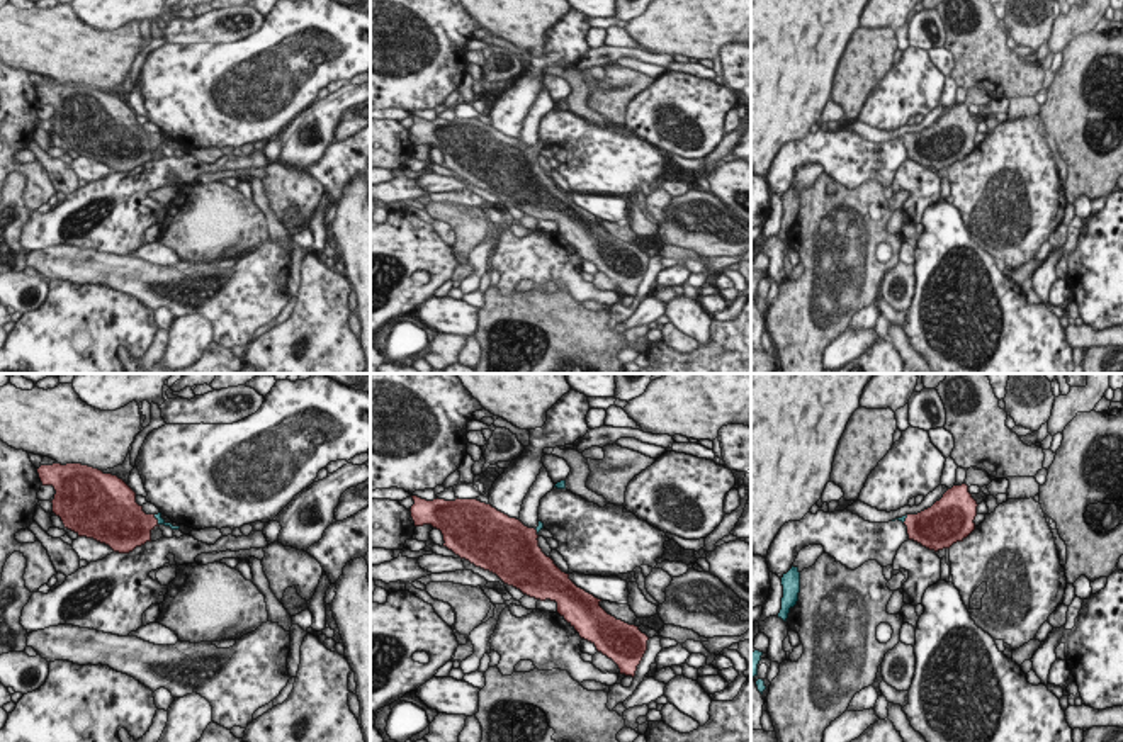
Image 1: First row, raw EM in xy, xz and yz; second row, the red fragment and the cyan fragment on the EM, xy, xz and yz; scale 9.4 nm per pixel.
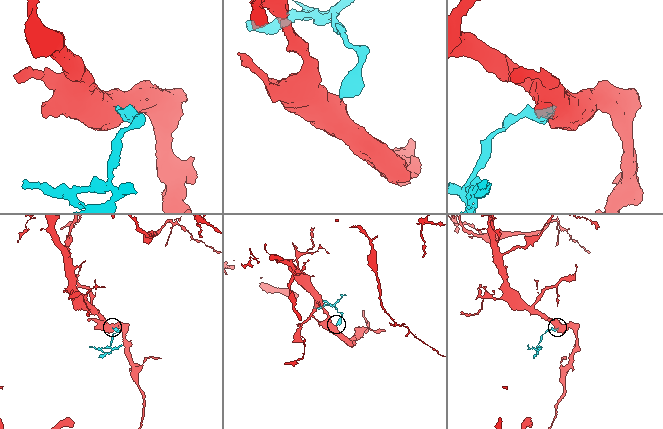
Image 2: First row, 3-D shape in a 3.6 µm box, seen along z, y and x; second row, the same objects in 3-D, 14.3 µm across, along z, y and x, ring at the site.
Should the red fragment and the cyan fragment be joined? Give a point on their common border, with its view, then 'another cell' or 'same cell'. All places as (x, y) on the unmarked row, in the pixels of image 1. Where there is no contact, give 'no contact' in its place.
xy (157, 140) | same cell

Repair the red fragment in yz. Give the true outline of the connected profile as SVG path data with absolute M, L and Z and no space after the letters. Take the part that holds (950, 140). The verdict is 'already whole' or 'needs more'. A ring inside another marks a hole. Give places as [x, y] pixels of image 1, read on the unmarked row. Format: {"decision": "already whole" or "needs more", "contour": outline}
{"decision": "needs more", "contour": "M970 87L962 105L948 109L931 127L895 138L907 146L909 160L929 170L950 168L963 161L975 149L977 121L968 112L970 105L989 105L992 100L984 90Z"}

